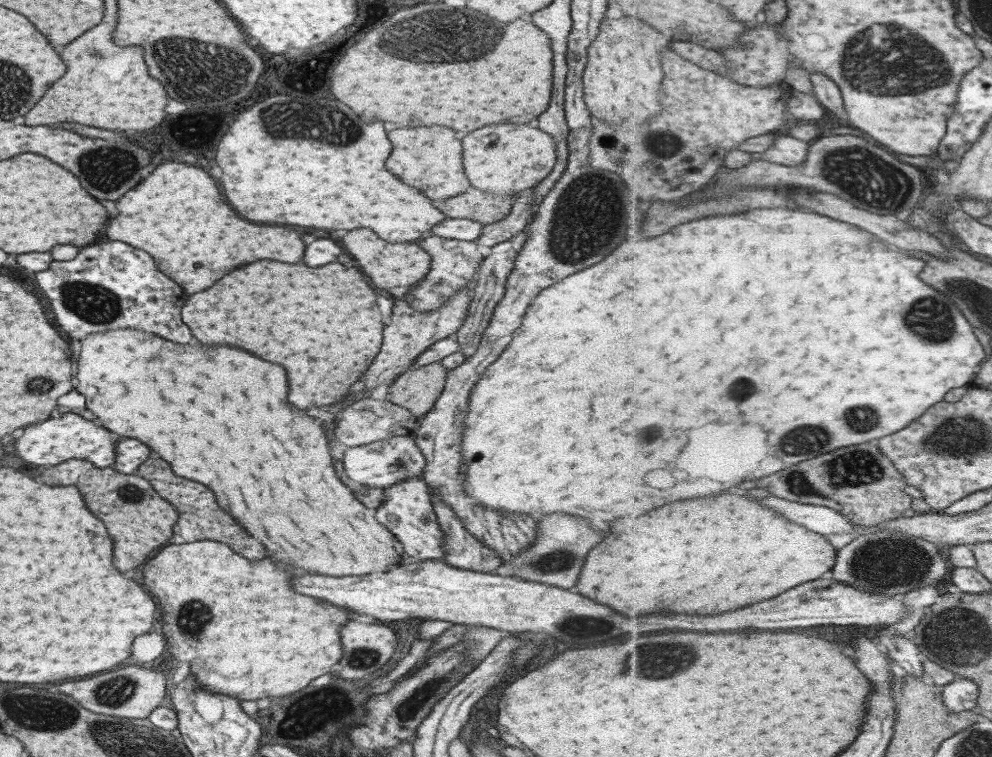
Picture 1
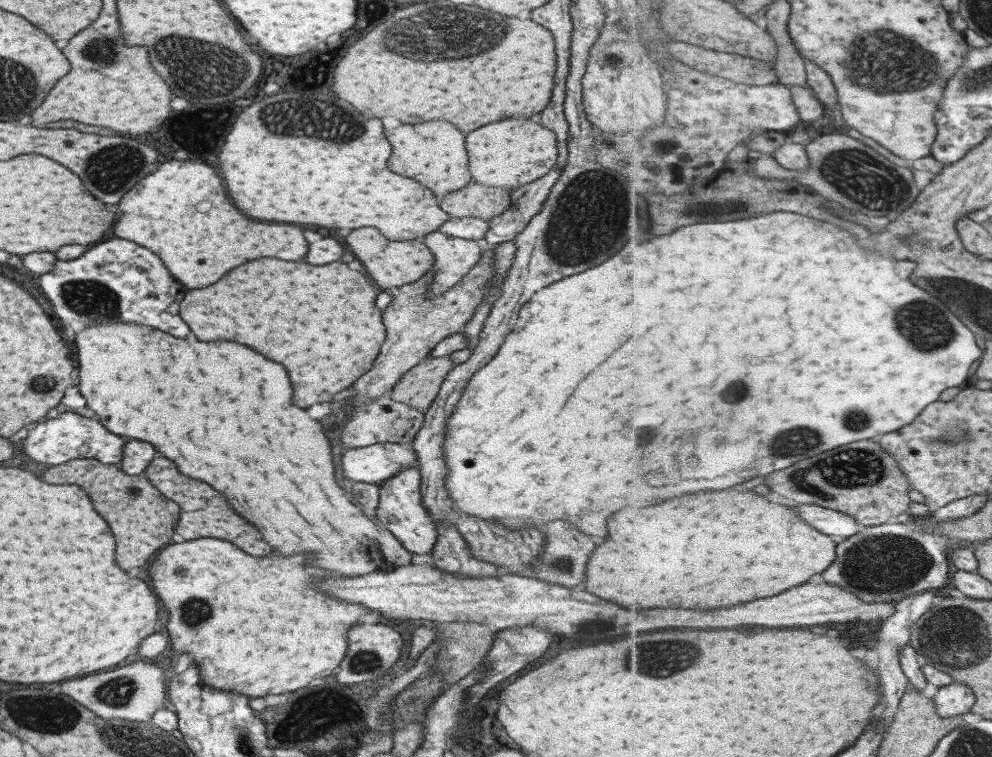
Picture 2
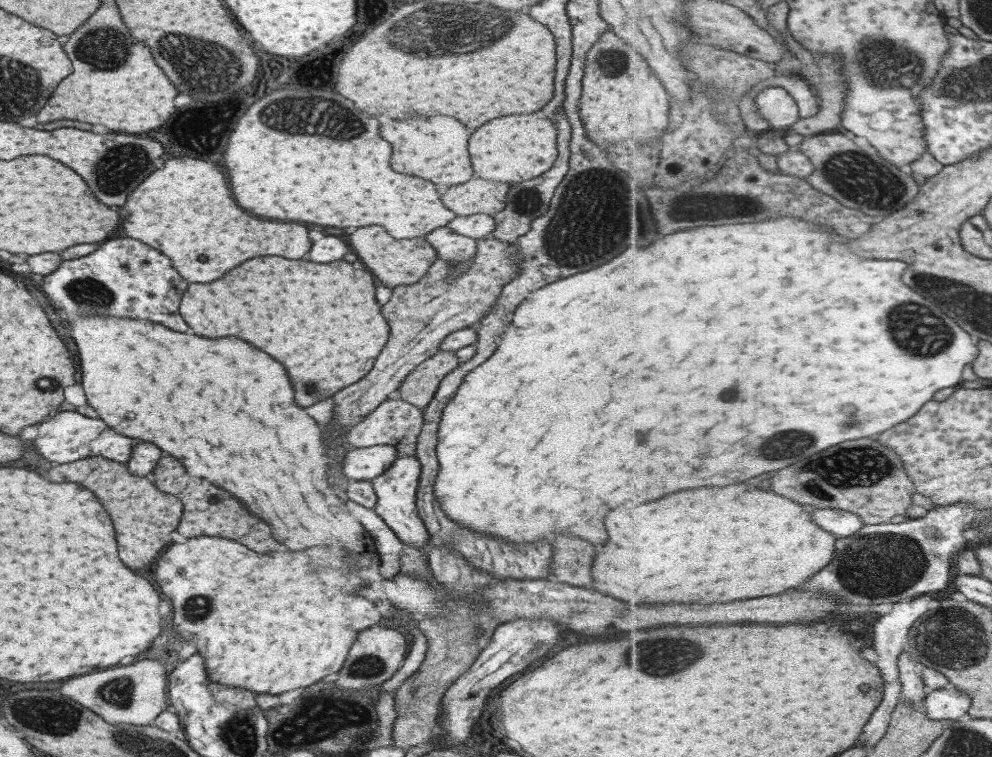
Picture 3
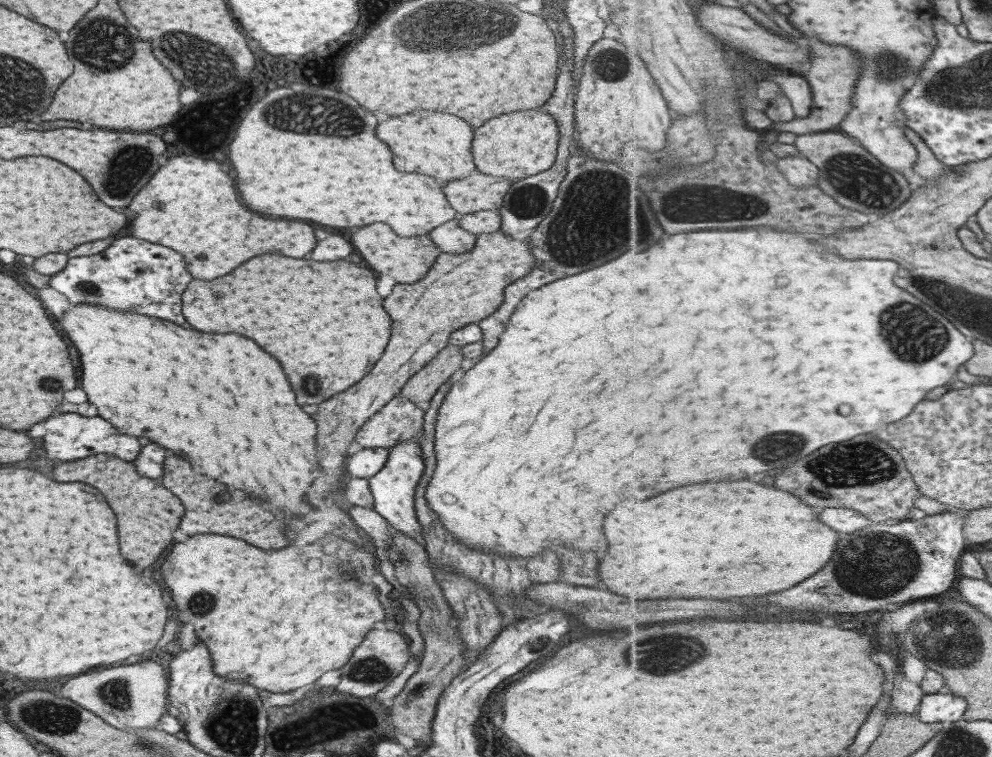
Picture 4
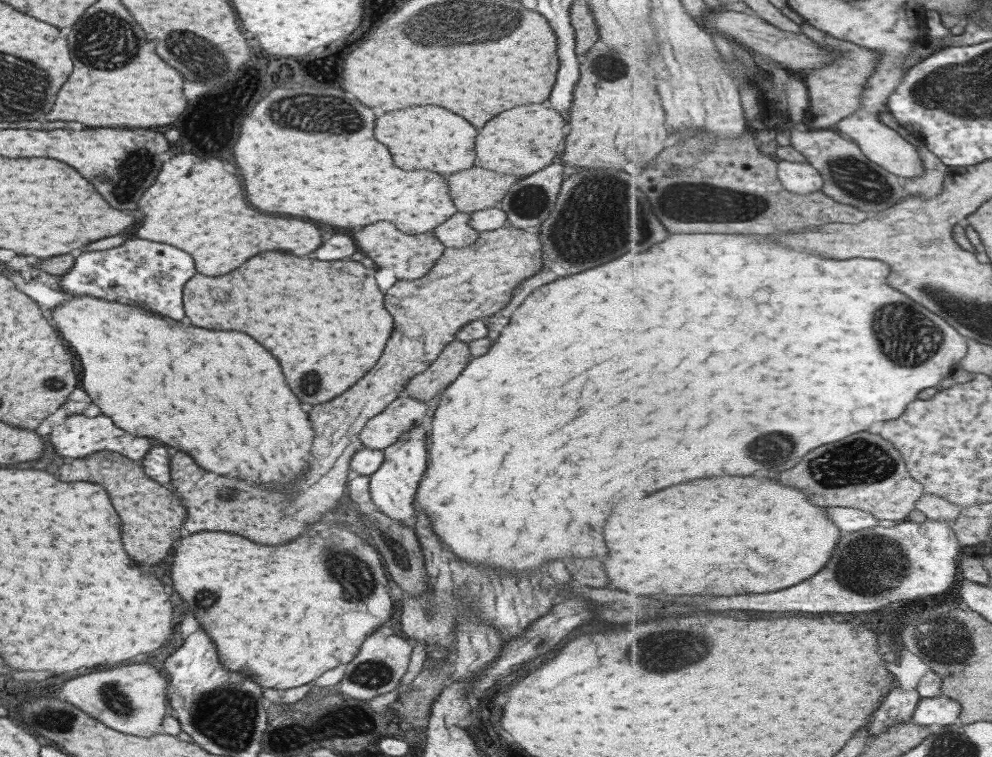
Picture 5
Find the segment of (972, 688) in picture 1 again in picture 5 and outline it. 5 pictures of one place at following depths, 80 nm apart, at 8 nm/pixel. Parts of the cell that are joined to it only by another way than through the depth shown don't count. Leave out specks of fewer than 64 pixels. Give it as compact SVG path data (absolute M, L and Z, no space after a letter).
M945 694L933 698L923 697L911 721L938 728L958 724L961 713L961 703Z

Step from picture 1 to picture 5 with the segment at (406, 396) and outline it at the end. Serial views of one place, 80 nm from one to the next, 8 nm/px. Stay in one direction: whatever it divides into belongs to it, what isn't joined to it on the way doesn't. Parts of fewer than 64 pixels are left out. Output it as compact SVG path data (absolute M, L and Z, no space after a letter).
M456 338L449 341L431 365L407 382L404 395L415 400L429 401L464 370L465 364L471 359L467 352L467 342Z

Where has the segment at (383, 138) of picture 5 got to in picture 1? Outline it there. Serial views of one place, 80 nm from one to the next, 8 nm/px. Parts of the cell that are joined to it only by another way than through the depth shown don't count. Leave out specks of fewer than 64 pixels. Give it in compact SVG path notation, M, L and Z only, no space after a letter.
M419 126L419 128L399 128L387 132L391 140L391 154L385 162L385 168L391 174L397 174L401 182L417 188L429 200L445 200L467 191L468 183L461 168L461 144L455 138L455 132L443 126Z

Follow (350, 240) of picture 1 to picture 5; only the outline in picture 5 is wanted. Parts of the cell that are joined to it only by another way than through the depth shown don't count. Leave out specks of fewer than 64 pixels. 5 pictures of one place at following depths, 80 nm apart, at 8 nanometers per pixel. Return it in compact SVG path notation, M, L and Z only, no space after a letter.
M373 222L365 228L361 228L359 232L353 234L353 240L357 244L357 248L361 252L365 252L367 258L373 260L375 266L379 268L389 268L395 278L399 280L415 280L427 274L427 270L435 264L435 260L441 256L443 246L431 236L431 232L425 234L401 234L399 230L395 230L395 226L391 222Z

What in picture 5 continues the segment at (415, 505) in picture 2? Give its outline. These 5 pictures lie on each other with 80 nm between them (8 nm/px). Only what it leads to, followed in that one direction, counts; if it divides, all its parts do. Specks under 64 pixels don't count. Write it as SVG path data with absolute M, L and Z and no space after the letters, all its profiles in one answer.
M414 426L411 430L401 434L393 444L382 450L383 462L368 477L370 501L375 504L376 510L402 524L407 524L409 517L413 516L415 510L412 507L412 500L418 487L417 483L421 481L422 474L426 472L428 444L425 438L426 432L419 426Z

